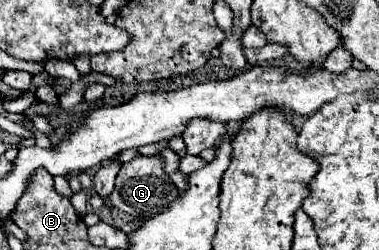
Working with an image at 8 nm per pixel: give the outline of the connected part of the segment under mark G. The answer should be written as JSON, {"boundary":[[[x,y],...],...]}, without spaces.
{"boundary":[[[138,155],[130,163],[122,165],[120,175],[116,177],[116,187],[110,195],[110,203],[116,209],[120,209],[132,217],[148,219],[148,217],[154,217],[156,213],[162,213],[164,209],[168,209],[168,205],[172,201],[176,201],[178,197],[180,197],[180,191],[176,189],[176,185],[168,177],[168,173],[164,171],[164,159],[158,155],[154,155],[154,157]]]}

